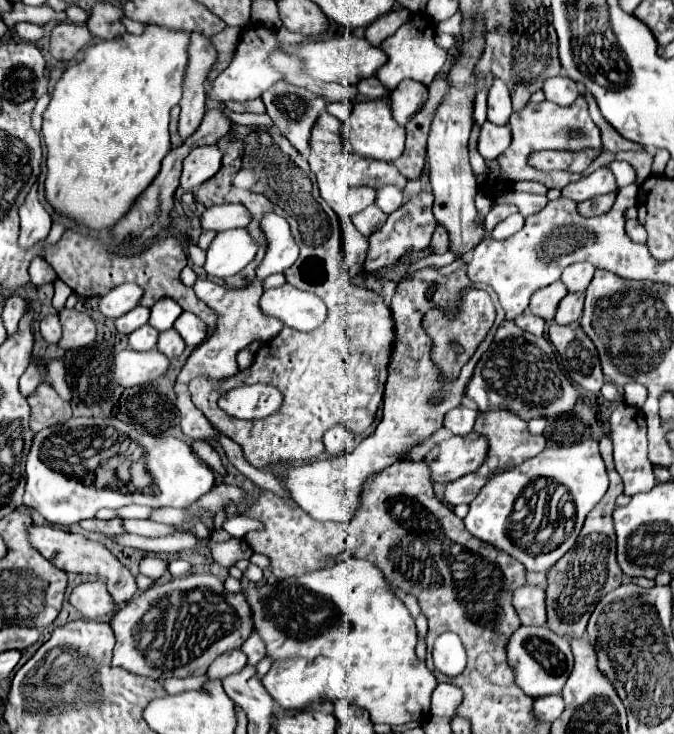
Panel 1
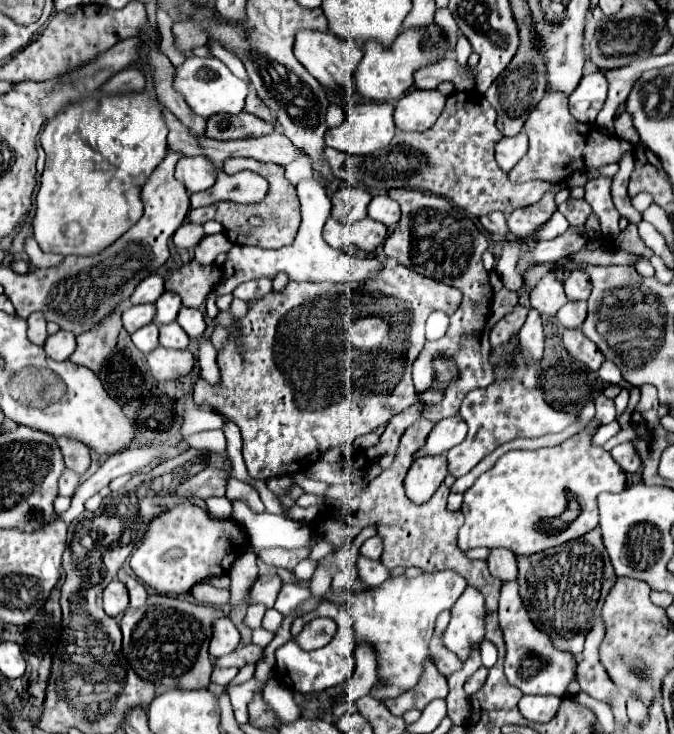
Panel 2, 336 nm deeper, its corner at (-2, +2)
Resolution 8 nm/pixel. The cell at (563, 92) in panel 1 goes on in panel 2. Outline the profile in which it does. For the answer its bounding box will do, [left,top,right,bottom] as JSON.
[569,71,607,123]

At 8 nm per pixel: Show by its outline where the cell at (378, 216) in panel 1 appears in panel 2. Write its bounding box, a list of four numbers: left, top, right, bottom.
[349,217,387,253]

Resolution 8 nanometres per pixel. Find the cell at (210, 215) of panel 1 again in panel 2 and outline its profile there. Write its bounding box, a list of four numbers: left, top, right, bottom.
[173,223,203,249]

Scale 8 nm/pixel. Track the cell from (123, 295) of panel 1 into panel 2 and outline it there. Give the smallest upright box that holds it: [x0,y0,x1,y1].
[131,273,165,305]

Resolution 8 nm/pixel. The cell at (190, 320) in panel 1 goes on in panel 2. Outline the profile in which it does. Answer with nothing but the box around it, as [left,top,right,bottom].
[177,307,207,339]

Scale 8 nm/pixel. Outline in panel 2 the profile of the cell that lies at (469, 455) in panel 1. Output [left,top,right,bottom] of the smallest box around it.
[405,457,447,505]

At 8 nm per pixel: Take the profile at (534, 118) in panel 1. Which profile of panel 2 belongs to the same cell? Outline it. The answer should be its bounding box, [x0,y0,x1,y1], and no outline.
[509,93,633,183]

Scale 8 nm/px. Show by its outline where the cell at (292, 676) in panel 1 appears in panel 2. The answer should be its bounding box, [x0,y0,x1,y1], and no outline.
[275,601,355,693]

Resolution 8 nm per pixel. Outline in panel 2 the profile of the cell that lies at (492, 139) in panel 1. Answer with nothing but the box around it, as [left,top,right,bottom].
[495,131,529,171]

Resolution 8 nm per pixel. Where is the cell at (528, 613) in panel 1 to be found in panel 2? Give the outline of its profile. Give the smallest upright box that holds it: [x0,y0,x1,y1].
[487,549,517,581]

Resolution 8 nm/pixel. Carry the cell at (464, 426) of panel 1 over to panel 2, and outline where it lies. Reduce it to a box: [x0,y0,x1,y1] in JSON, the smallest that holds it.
[415,415,467,457]

